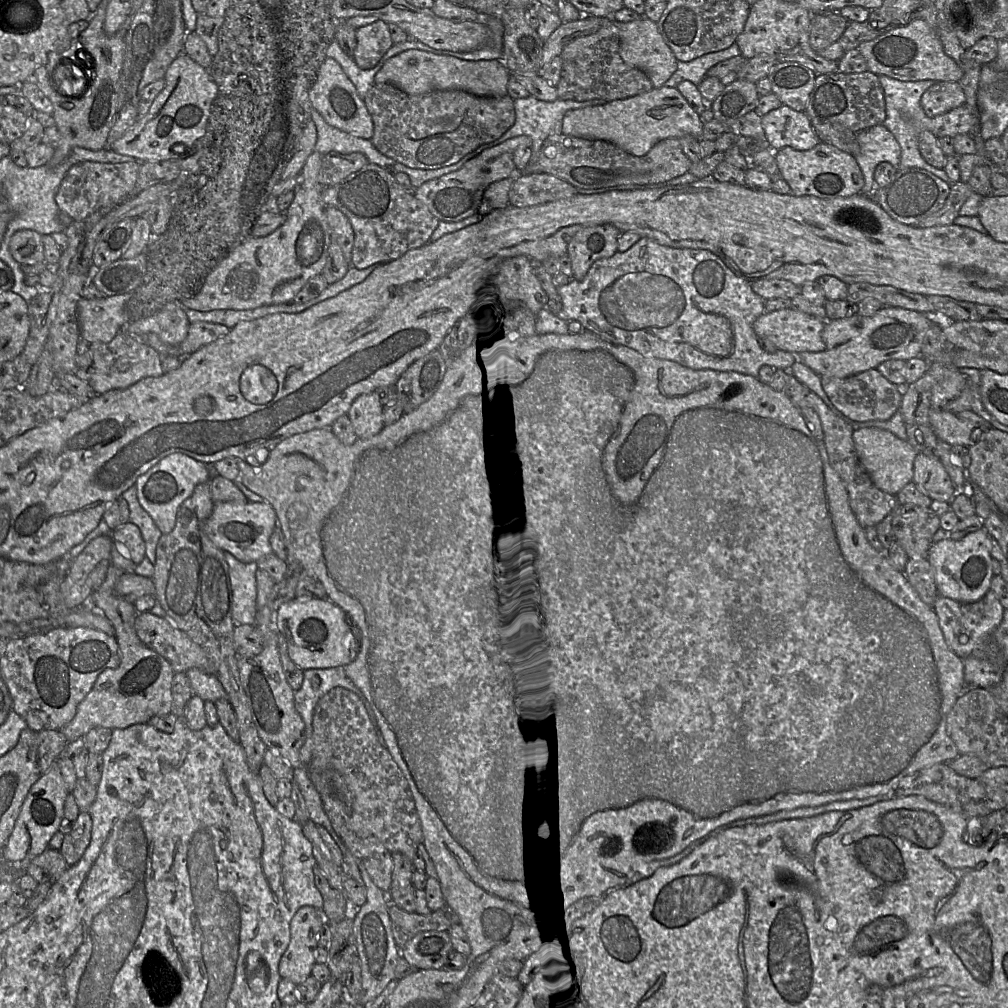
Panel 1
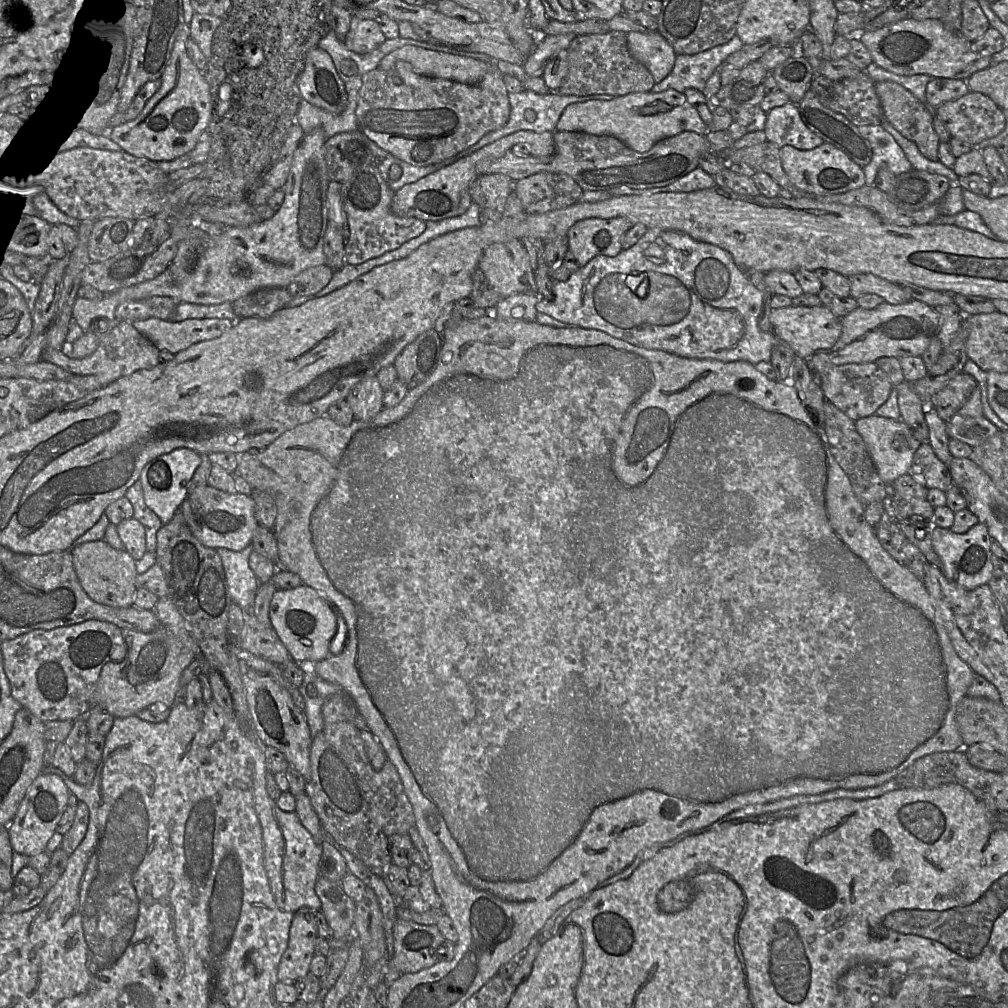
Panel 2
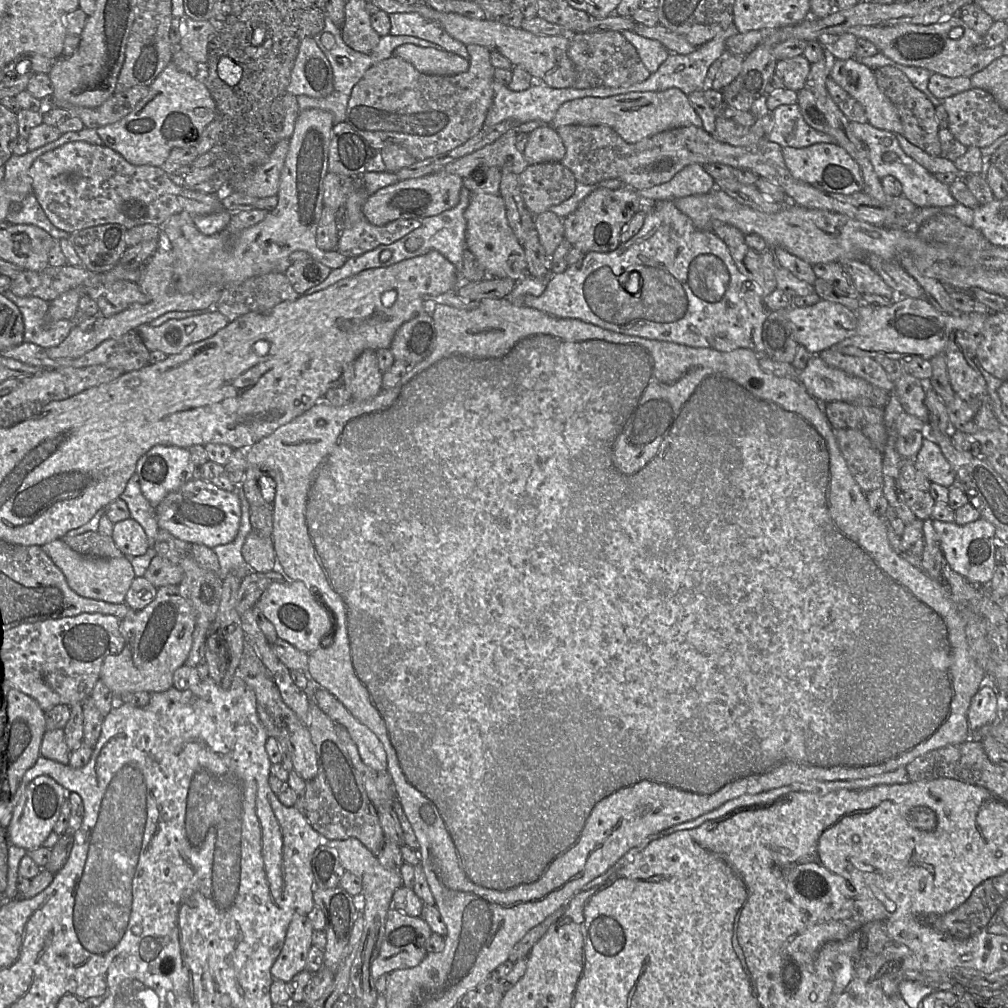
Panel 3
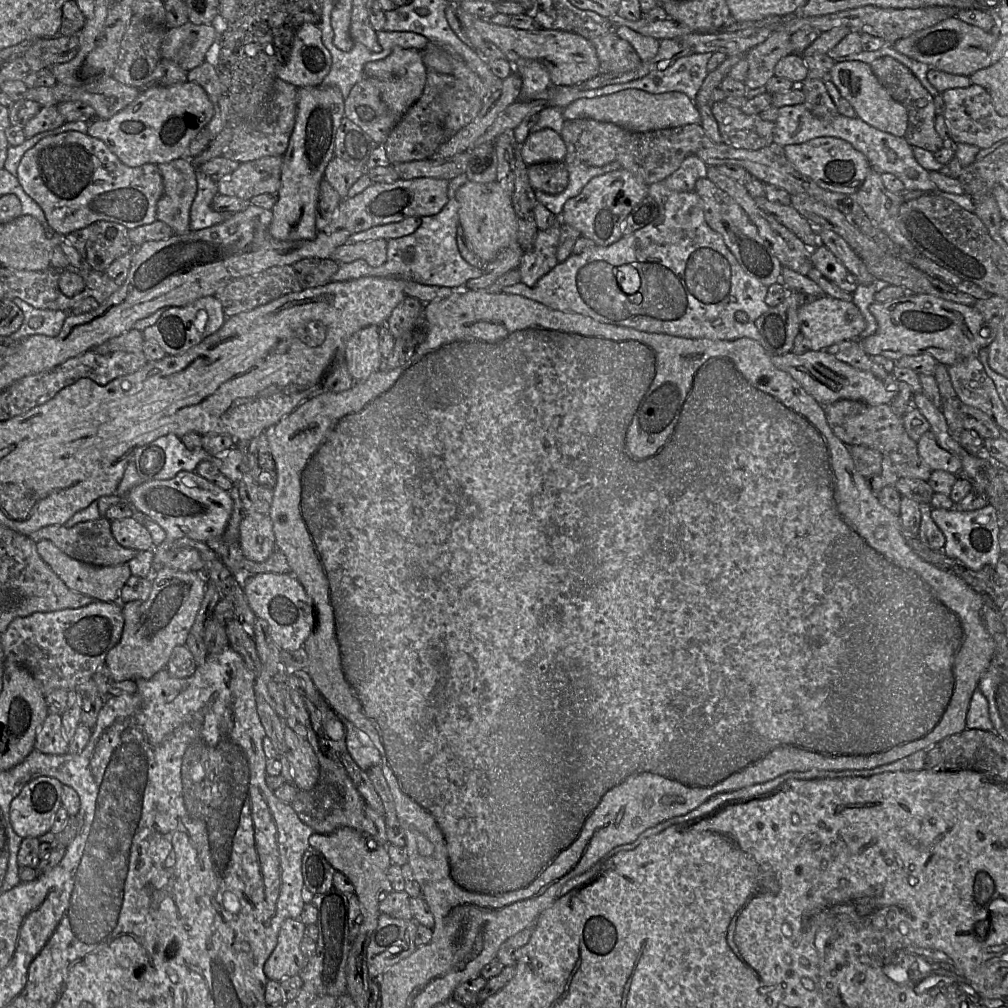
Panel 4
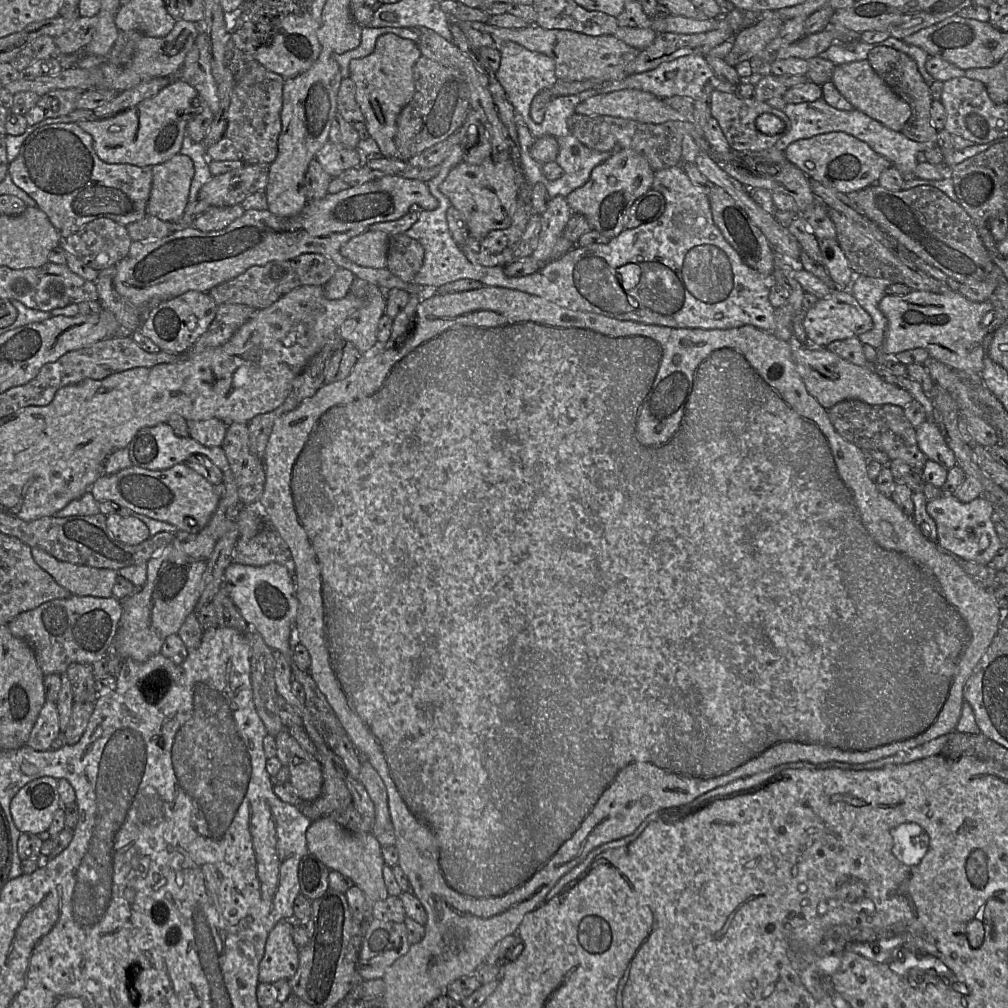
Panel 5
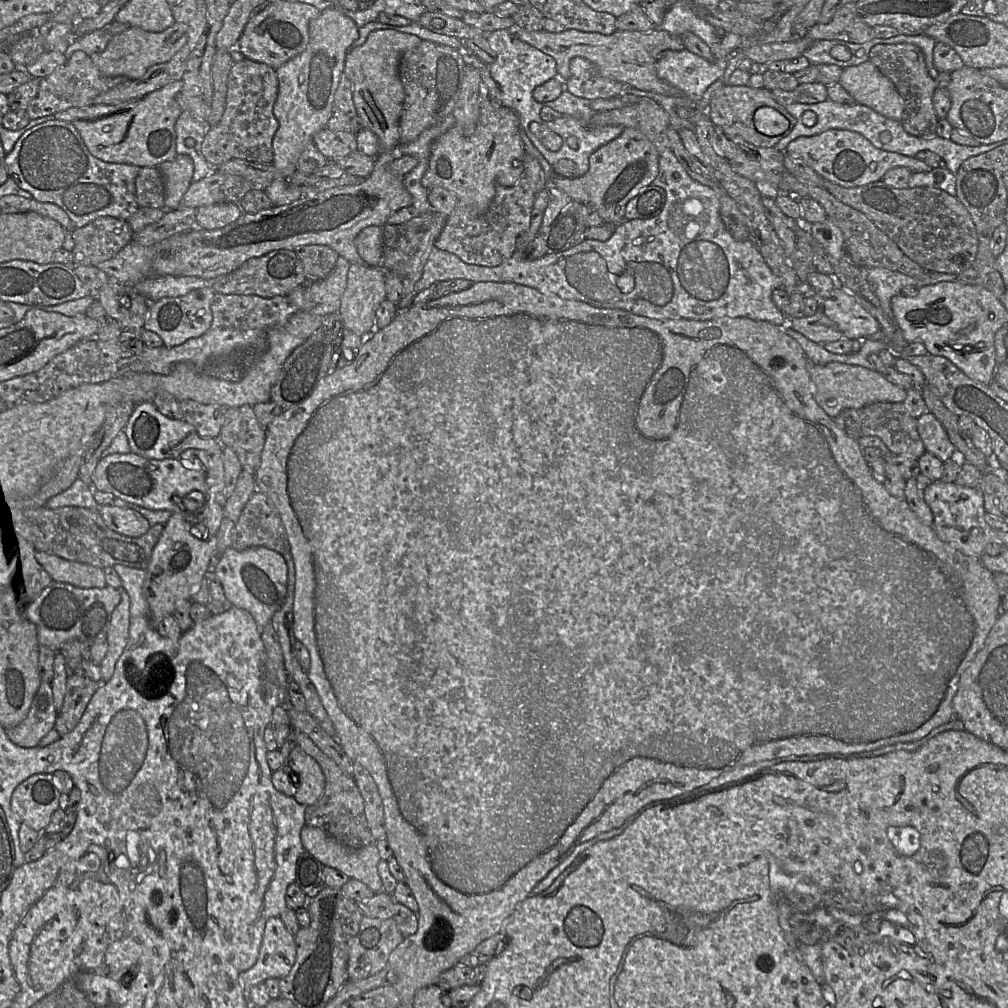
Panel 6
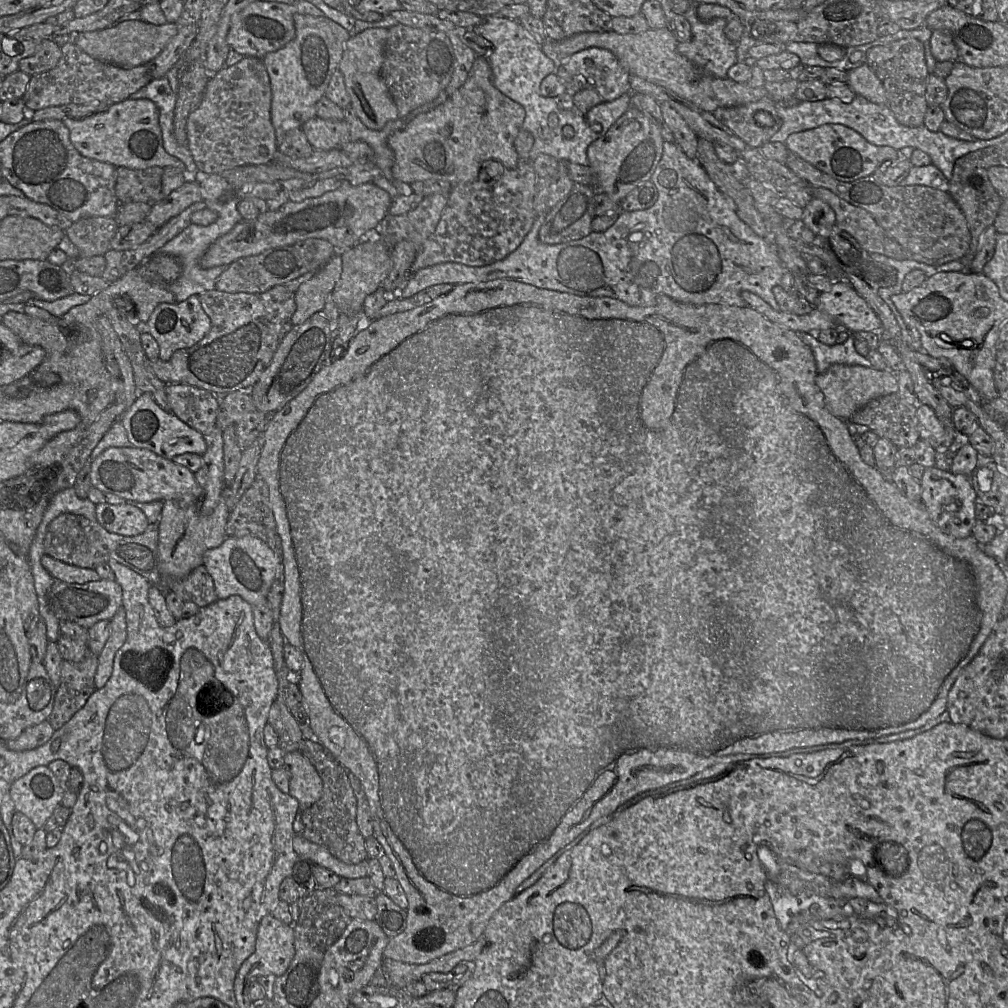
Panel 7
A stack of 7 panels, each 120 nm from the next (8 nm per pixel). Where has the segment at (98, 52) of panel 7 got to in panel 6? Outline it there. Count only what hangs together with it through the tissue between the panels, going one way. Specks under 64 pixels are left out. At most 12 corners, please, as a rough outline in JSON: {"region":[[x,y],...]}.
{"region":[[188,23],[131,26],[90,58],[106,76],[137,80],[188,42]]}

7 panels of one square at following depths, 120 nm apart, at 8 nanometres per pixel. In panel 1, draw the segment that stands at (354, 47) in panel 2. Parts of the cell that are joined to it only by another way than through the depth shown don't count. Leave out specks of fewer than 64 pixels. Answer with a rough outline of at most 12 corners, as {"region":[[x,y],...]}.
{"region":[[379,19],[357,28],[353,59],[376,66],[394,44]]}

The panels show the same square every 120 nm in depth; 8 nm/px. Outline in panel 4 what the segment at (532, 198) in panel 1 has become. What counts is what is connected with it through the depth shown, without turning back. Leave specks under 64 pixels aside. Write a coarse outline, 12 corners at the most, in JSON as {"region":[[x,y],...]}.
{"region":[[564,161],[530,165],[534,191],[557,195],[569,183]]}

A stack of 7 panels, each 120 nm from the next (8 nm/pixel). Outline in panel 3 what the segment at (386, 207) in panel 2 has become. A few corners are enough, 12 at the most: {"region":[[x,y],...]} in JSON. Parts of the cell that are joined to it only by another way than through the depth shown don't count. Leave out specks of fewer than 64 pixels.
{"region":[[353,178],[337,250],[347,258],[392,244],[420,227],[417,219],[371,224],[370,194]]}

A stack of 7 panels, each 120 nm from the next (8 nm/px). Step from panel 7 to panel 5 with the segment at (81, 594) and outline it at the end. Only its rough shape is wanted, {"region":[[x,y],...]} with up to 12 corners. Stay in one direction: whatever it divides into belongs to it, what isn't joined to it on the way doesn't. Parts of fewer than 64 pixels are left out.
{"region":[[71,595],[7,625],[44,675],[107,654],[122,610],[114,596]]}

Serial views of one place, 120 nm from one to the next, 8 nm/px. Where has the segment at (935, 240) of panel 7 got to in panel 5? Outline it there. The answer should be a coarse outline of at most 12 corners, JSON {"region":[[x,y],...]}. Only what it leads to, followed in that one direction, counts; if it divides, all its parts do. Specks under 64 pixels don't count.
{"region":[[937,187],[848,195],[884,232],[960,284],[996,266]]}

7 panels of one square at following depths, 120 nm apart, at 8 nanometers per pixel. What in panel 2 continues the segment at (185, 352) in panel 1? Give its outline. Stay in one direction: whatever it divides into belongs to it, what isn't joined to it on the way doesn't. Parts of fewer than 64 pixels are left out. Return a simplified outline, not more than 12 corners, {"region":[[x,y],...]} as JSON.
{"region":[[149,318],[132,325],[176,355],[220,337],[234,321]]}

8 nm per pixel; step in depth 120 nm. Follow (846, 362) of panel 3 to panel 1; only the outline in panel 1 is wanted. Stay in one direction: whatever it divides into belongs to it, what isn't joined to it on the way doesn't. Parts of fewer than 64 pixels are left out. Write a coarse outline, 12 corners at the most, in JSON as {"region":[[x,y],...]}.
{"region":[[877,368],[820,376],[852,421],[889,420],[903,395]]}

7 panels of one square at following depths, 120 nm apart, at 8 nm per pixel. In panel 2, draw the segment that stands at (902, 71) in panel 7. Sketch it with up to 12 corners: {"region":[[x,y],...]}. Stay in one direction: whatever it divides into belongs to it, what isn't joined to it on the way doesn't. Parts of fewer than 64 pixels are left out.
{"region":[[875,83],[884,120],[939,161],[933,117],[909,90]]}

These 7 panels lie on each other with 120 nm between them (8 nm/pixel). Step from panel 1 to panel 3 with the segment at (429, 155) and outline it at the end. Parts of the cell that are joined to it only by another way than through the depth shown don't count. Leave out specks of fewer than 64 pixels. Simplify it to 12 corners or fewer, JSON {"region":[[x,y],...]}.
{"region":[[490,51],[421,73],[391,56],[353,87],[344,122],[417,161],[477,135],[493,102]]}

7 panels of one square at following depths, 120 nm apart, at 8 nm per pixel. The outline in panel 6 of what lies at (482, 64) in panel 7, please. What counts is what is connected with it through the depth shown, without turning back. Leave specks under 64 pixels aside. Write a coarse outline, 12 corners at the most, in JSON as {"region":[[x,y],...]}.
{"region":[[487,96],[431,144],[421,184],[483,214],[524,176],[518,115]]}

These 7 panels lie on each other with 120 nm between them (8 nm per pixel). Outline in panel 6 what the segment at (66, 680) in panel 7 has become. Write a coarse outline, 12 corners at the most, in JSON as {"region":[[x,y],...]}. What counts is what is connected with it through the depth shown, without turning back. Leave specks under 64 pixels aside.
{"region":[[68,675],[54,725],[60,736],[77,726],[102,683]]}

